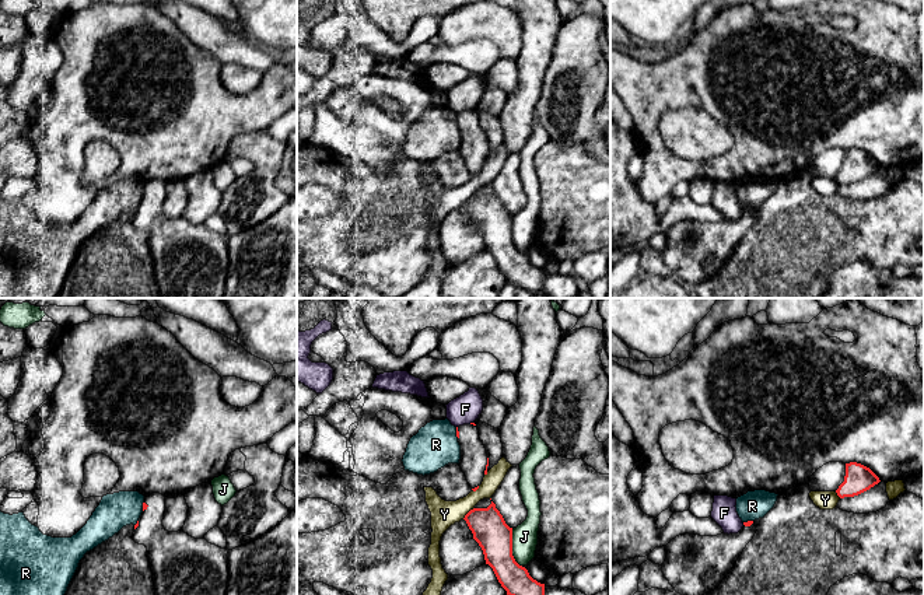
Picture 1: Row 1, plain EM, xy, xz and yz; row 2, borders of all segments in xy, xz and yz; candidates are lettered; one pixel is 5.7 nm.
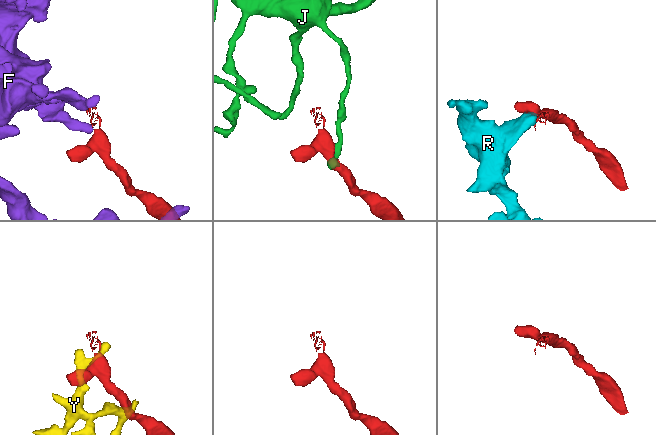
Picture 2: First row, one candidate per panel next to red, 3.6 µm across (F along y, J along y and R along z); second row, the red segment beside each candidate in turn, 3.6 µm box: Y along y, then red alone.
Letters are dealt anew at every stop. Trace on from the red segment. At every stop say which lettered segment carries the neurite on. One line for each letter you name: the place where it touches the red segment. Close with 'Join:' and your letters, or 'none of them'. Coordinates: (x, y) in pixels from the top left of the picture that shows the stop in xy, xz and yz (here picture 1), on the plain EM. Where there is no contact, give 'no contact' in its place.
Join: none of them

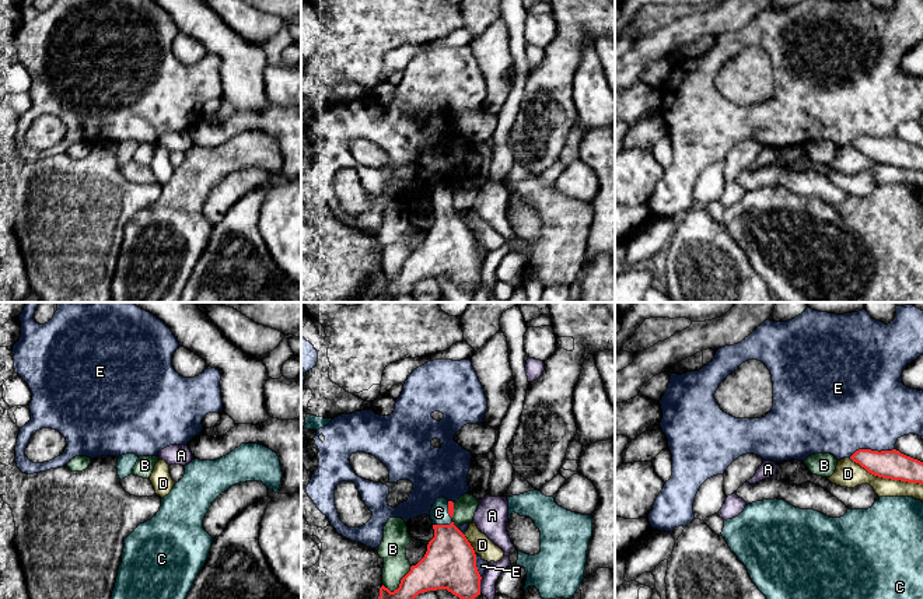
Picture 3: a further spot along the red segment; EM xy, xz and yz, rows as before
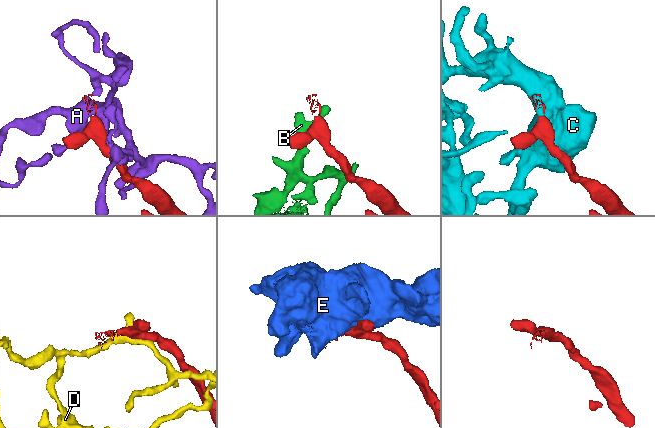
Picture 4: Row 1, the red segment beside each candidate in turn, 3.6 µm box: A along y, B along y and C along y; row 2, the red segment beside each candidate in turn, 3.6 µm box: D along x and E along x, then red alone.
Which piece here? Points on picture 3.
C: contact xz (441, 212)
Join: C

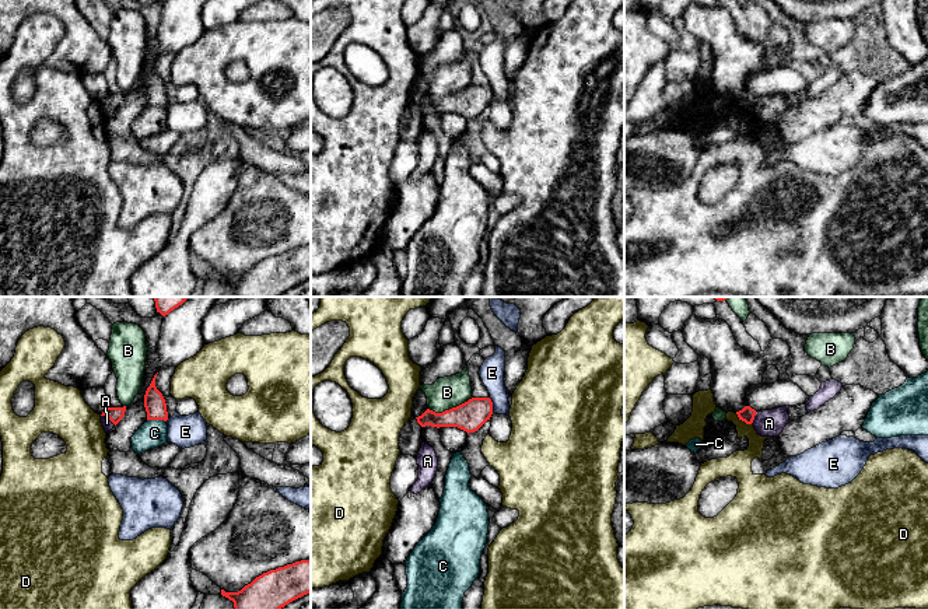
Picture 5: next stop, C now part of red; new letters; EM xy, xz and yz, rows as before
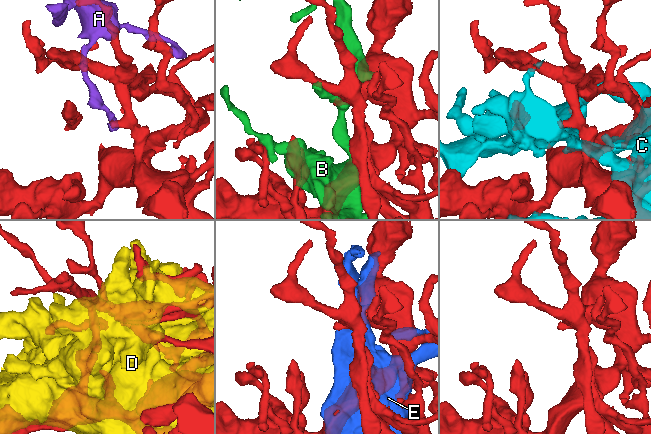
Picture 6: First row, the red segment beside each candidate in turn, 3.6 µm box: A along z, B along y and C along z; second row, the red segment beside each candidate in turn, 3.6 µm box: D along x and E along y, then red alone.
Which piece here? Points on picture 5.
Join: none of them

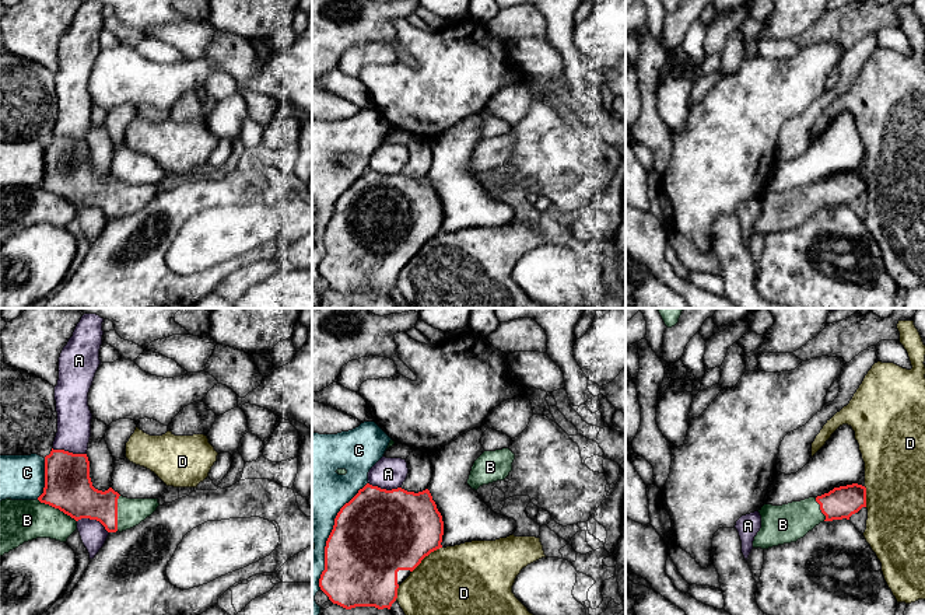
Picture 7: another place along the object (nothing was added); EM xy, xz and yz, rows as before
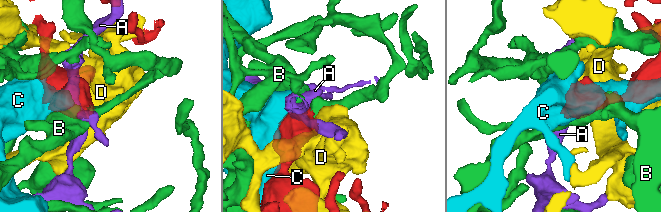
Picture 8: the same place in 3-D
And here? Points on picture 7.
B: contact xy (58, 194)
Join: B

